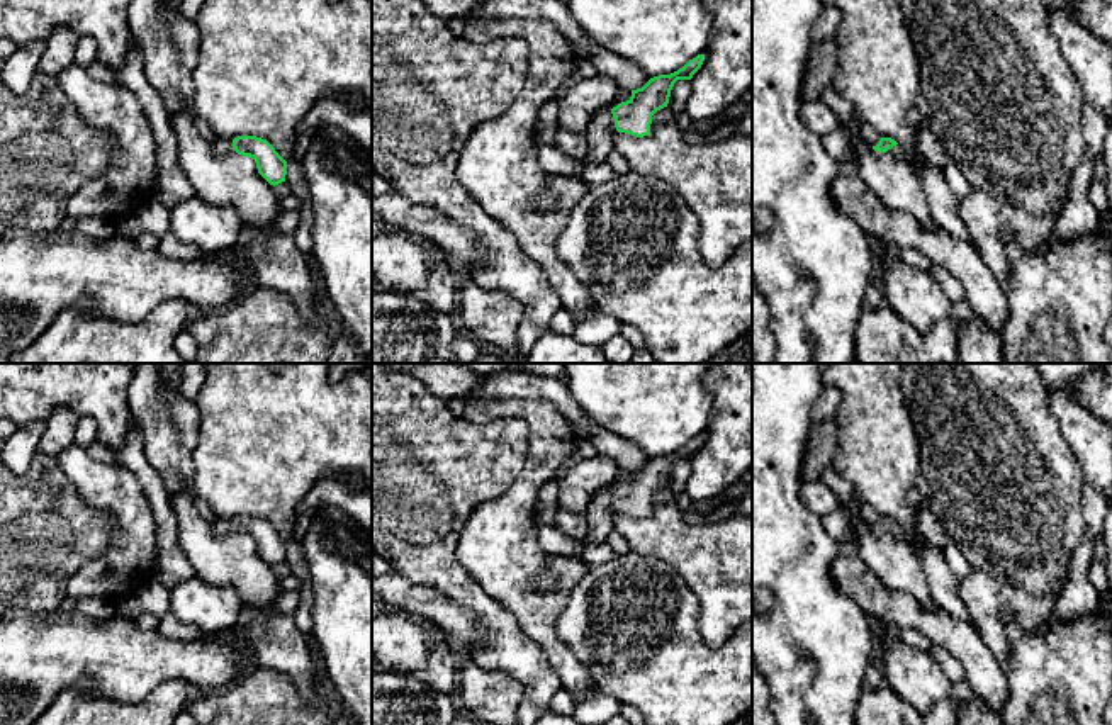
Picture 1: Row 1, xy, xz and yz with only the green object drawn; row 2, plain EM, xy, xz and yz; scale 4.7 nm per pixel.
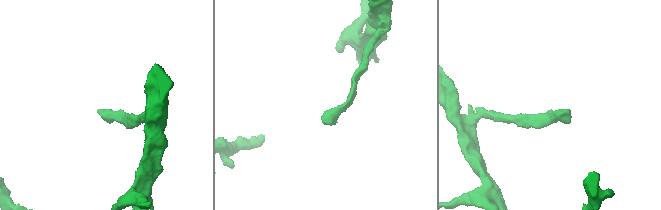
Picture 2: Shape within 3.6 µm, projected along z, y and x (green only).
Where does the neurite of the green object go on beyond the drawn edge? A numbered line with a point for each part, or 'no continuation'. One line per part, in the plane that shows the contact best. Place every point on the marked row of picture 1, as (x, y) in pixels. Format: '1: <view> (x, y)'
1: xz (600, 134)

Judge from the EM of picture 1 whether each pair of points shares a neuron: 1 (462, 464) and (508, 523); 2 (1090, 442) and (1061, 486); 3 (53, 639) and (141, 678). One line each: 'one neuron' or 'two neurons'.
1: two neurons
2: two neurons
3: one neuron

